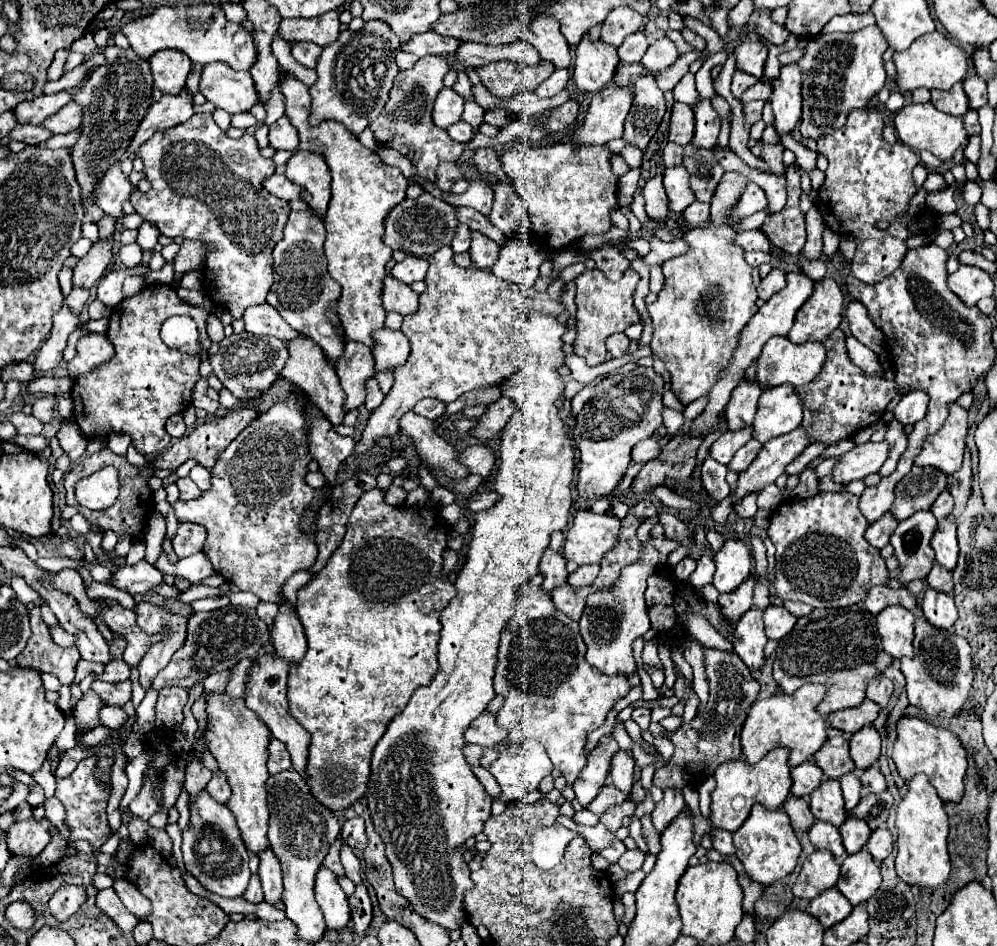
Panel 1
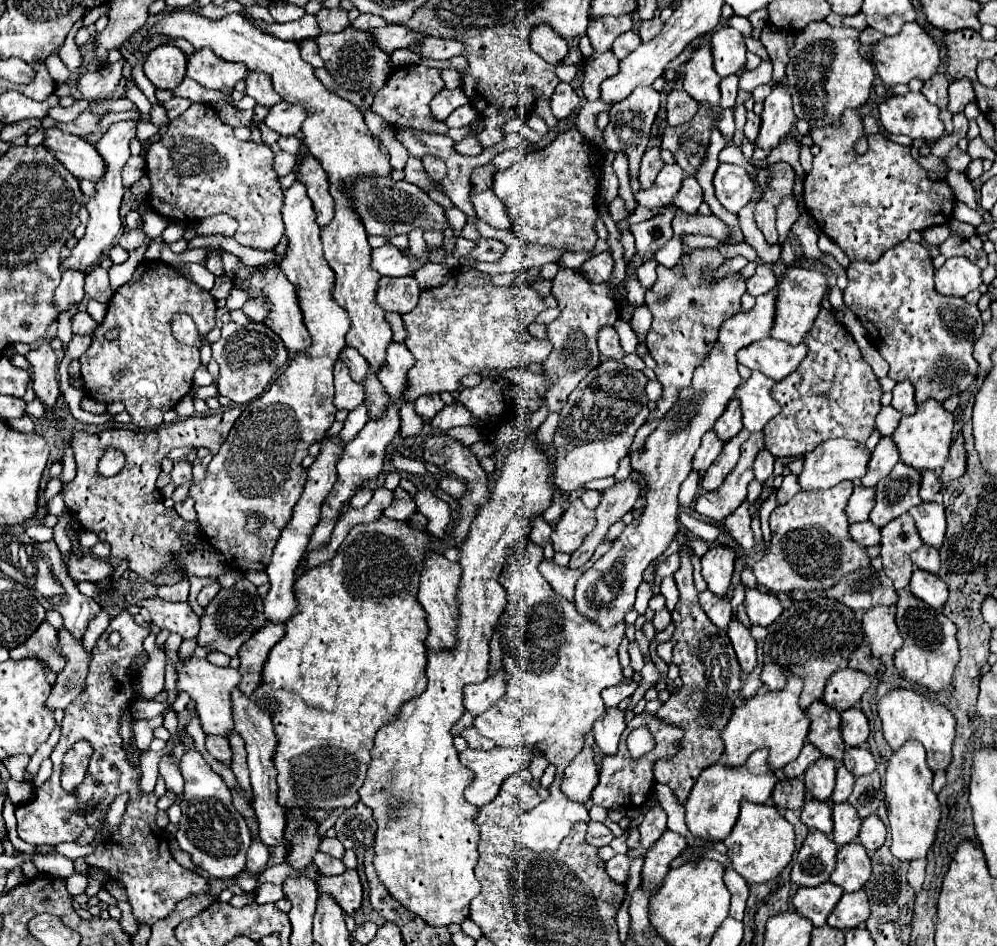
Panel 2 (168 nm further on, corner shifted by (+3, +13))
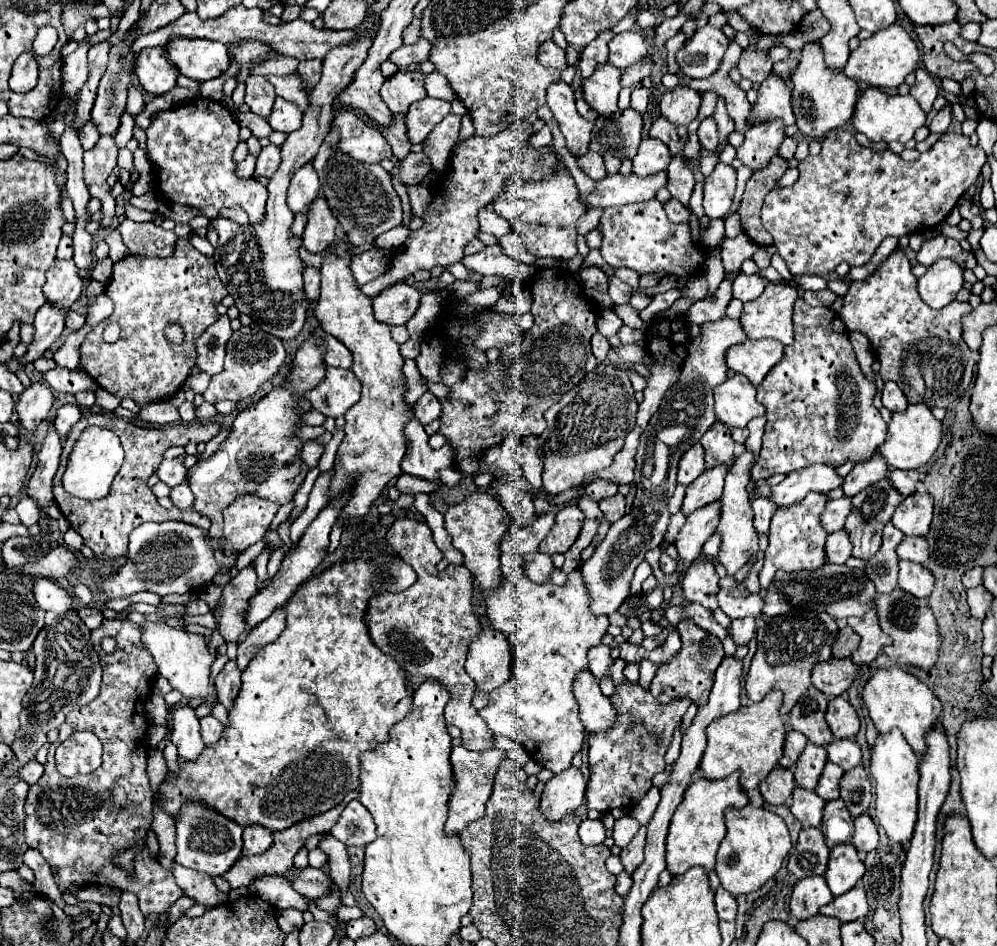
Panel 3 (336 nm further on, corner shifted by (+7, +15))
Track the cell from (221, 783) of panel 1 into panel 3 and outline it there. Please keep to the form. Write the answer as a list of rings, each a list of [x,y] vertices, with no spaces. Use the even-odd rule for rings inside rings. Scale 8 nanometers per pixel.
[[[206,715],[200,719],[200,733],[206,745],[214,745],[216,741],[220,741],[222,731],[224,731],[224,725],[218,719],[214,719],[212,715]]]

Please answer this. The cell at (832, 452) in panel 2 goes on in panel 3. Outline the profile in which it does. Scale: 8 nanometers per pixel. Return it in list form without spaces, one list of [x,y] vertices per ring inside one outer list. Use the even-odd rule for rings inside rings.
[[[812,465],[804,471],[792,471],[786,475],[786,479],[780,485],[772,487],[772,501],[778,507],[786,507],[792,503],[798,503],[808,495],[808,491],[828,493],[844,483],[844,477],[838,475],[836,467],[832,465]]]

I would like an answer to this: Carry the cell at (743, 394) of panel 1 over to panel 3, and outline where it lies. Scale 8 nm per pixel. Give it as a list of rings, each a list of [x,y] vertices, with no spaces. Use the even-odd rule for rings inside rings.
[[[716,421],[700,439],[706,451],[706,467],[714,467],[720,463],[732,463],[734,457],[734,441],[730,437],[728,425]]]

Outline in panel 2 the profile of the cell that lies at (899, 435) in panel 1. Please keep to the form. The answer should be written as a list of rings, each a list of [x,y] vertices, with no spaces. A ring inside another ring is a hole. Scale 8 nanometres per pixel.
[[[882,437],[880,443],[876,445],[870,461],[868,461],[868,473],[860,479],[864,487],[874,487],[880,479],[884,479],[894,465],[900,461],[900,457],[896,455],[896,449],[892,449],[892,439],[890,437]]]

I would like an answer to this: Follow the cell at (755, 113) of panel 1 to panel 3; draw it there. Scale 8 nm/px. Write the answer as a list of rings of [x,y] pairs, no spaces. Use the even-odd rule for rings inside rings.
[[[706,117],[698,129],[698,137],[700,137],[700,145],[704,149],[710,149],[710,151],[716,151],[718,143],[720,143],[720,137],[718,137],[718,125],[714,121],[714,117]]]

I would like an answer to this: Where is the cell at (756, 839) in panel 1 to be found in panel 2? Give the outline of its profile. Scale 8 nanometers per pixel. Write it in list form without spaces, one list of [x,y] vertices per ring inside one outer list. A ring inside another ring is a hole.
[[[742,801],[738,821],[732,833],[724,839],[728,847],[728,857],[732,859],[732,869],[748,883],[766,883],[774,879],[792,859],[794,853],[794,827],[784,819],[784,815],[774,805],[754,805]]]

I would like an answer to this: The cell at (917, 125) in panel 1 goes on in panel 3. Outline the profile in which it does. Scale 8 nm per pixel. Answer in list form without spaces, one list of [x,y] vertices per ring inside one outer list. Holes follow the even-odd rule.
[[[868,87],[858,103],[856,103],[856,109],[854,109],[854,127],[856,131],[868,135],[872,141],[910,141],[916,133],[916,129],[924,127],[926,125],[926,113],[920,109],[920,105],[916,103],[916,99],[912,95],[886,95],[882,93],[880,89],[876,87]]]

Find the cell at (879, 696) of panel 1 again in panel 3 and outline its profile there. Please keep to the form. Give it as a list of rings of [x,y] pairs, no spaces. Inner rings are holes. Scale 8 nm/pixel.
[[[842,627],[832,645],[832,653],[836,659],[846,659],[846,657],[852,657],[858,645],[860,645],[860,635],[854,633],[850,627]]]

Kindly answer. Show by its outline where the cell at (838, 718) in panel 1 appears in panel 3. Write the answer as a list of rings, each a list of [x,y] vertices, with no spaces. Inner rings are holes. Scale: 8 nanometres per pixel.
[[[850,659],[822,661],[812,669],[812,685],[822,691],[828,701],[848,691],[858,675],[858,665]]]

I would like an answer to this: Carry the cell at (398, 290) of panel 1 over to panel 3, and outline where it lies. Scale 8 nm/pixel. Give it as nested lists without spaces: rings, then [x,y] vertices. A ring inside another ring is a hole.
[[[408,283],[388,285],[384,293],[372,297],[374,315],[378,321],[388,325],[404,325],[418,309],[420,295],[422,293]]]

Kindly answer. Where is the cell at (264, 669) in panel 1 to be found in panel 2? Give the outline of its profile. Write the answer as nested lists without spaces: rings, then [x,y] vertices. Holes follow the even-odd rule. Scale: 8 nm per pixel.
[[[266,623],[266,627],[262,627],[260,631],[256,631],[256,635],[252,635],[252,639],[248,639],[240,651],[240,689],[244,693],[248,693],[248,699],[254,699],[254,703],[260,703],[254,697],[254,689],[260,685],[262,679],[262,667],[268,659],[268,651],[272,649],[272,645],[276,645],[286,633],[284,623]]]

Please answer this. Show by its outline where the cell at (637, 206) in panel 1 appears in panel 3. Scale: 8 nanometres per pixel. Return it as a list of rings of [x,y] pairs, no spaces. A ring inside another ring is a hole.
[[[628,107],[610,117],[598,117],[592,129],[590,151],[600,155],[614,155],[618,159],[632,159],[642,141],[644,113]]]

